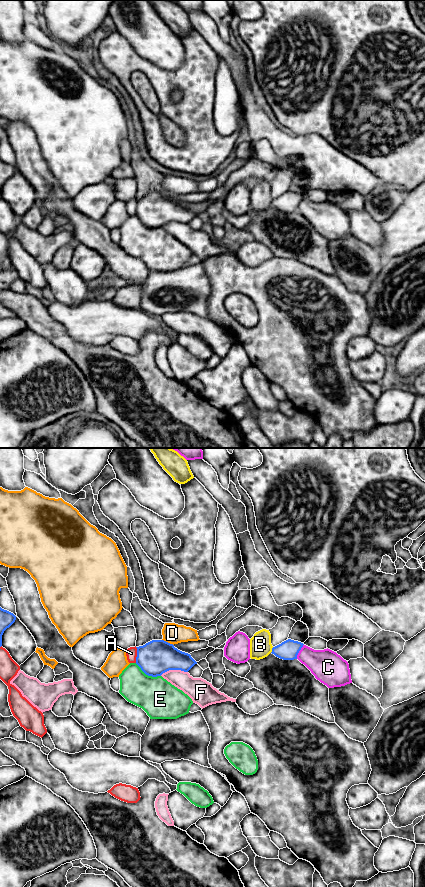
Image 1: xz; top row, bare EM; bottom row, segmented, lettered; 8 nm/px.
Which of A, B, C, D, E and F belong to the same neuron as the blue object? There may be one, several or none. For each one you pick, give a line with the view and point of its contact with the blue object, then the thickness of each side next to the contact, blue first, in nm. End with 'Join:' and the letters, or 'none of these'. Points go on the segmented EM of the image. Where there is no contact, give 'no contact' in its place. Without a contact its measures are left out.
E: contact xz (148, 675); calibres 280 and 300 nm
Join: E

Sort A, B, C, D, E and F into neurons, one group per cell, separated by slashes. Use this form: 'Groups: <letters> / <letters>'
Groups: A / B C / D / E / F

